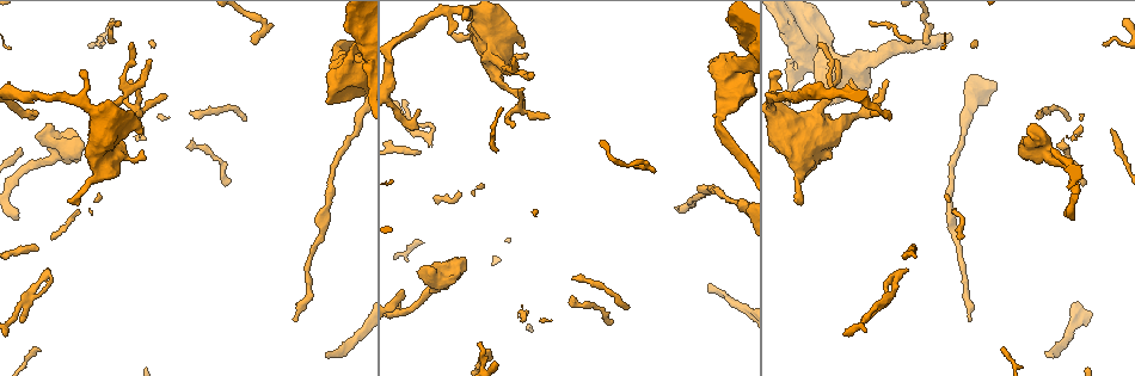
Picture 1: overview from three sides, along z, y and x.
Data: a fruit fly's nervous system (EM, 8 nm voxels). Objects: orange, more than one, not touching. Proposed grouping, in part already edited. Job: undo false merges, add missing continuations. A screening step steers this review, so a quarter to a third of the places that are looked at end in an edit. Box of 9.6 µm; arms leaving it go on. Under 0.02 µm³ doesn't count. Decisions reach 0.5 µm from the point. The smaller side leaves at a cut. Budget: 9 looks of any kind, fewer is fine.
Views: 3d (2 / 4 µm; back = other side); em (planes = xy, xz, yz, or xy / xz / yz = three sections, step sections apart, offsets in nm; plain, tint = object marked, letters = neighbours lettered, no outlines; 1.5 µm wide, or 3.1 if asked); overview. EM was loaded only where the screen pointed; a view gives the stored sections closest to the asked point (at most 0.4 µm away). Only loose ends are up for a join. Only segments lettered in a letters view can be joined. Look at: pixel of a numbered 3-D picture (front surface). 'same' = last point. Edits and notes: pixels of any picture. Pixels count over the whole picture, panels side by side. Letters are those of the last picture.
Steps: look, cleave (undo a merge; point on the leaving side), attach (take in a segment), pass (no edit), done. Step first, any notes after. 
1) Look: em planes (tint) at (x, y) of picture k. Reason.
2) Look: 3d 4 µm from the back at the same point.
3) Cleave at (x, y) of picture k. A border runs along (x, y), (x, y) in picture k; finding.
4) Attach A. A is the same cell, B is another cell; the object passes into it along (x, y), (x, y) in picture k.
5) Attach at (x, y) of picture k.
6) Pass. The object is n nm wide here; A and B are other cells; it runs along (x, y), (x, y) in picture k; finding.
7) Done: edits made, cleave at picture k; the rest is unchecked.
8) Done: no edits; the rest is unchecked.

Look: 3d 4 µm at (796, 199) of picture 1. Branch stops here.

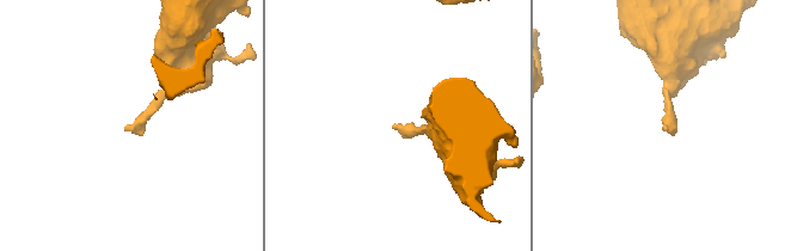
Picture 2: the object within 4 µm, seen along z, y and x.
Look: em xz step 4 (tint) at (668, 129) of picture 2. Need the tissue.

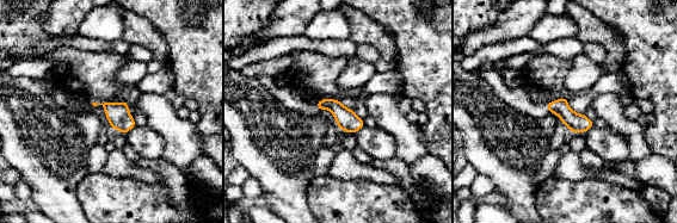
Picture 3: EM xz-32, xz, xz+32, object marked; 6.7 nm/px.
Look: em planes (letters) at the same point. Another direction.

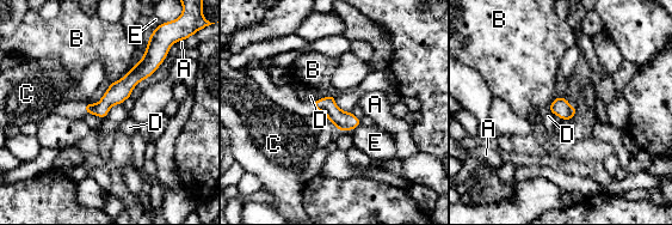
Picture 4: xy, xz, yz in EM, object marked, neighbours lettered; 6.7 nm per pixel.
Pass. A, B, C, D and E are other cells; none of them fits.

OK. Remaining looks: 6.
Look: em planes (letters) at (150, 62) of picture 1. Tapers out.

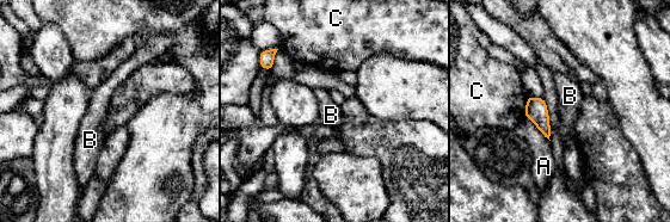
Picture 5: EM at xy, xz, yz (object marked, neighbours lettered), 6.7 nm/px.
Pass. A, B and C are other cells; a border runs along (528, 98), (523, 116) in picture 5; no lettered segment goes on from it.

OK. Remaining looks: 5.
Look: 3d 4 µm at (720, 112) of picture 1. Thick turns thin.

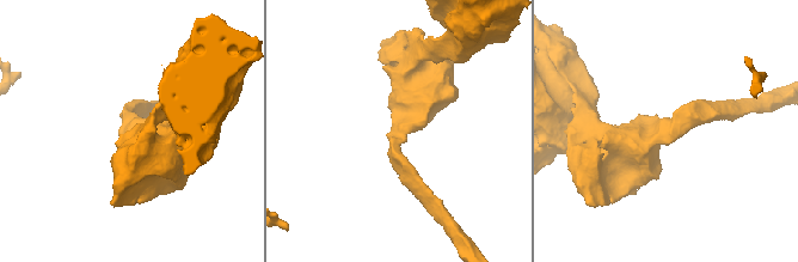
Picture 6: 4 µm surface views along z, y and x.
Look: em planes (tint) at (663, 128) of picture 6. The arms are 170, 550 nm wide.

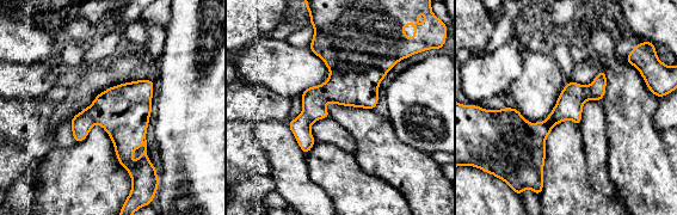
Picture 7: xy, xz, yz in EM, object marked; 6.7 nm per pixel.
Look: em planes (letters) at the same point. See the neighbours.

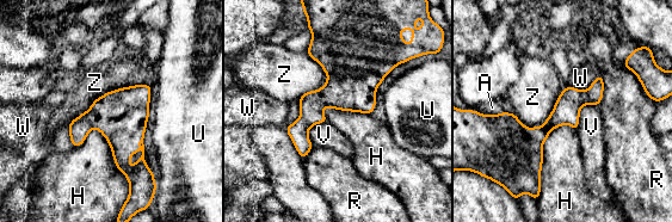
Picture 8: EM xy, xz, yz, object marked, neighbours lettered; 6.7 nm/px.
Pass. The longest contact is with H, 500 nm; A, H, R, U, V, W and Z are other cells; it runs along (599, 79), (541, 133), (498, 121) in picture 8; all the same neuron.

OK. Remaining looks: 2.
Done: no edits; the rest is unchecked.

